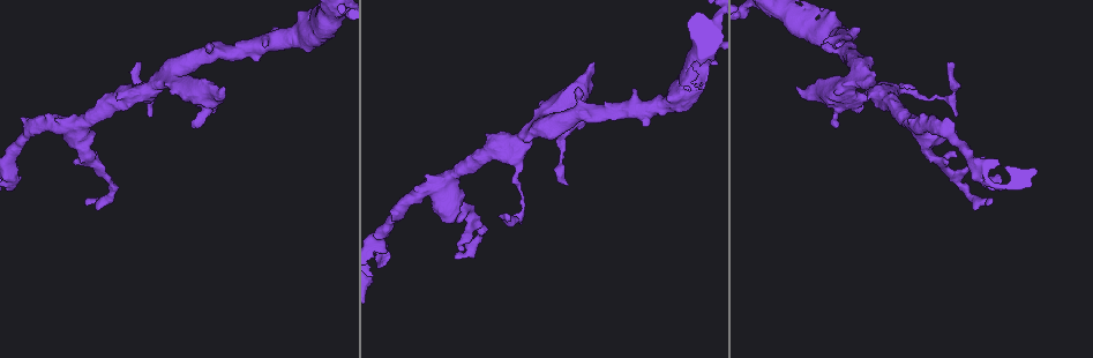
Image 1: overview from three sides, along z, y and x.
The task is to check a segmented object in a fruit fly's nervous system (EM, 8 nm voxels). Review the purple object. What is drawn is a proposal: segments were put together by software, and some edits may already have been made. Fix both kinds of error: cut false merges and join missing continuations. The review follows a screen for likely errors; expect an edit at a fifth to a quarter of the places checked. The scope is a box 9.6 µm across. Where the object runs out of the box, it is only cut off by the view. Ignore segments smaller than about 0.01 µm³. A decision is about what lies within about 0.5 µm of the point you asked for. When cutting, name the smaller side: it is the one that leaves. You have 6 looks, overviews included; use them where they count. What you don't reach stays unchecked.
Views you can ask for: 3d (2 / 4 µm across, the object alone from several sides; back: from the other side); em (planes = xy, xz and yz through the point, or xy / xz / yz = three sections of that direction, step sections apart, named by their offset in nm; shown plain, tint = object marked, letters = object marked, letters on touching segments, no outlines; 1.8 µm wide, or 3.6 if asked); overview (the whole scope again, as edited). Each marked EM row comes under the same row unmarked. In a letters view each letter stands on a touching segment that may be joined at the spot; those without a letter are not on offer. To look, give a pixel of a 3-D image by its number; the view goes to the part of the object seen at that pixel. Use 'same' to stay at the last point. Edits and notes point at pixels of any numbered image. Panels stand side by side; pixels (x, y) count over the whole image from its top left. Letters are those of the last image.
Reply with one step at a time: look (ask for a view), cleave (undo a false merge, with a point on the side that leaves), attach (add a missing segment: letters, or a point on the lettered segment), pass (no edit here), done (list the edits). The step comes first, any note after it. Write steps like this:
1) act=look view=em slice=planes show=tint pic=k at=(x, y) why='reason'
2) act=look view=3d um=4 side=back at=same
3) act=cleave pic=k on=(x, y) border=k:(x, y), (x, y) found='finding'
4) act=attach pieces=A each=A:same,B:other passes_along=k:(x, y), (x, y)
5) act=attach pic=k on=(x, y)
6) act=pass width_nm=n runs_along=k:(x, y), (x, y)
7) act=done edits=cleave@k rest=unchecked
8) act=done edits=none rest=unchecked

act=look view=em um=3.6 slice=planes show=letters pic=1 at=(82, 139) why='abrupt turn'

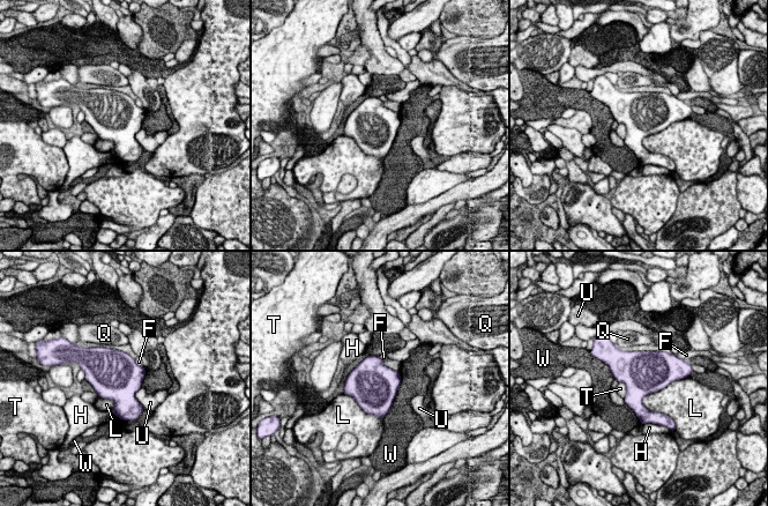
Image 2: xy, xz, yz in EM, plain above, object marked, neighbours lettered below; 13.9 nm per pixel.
act=pass each=F:other,H:other,L:other,Q:other,T:other,U:other,W:other border=2:(618, 381), (625, 385), (624, 399) found='all the same neuron'

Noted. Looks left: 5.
act=look view=3d um=2 pic=1 at=(826, 11) why='branch stops here'

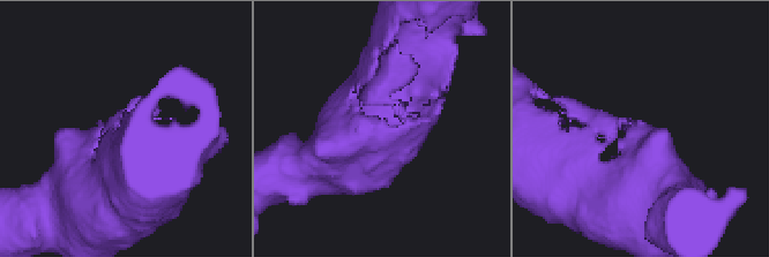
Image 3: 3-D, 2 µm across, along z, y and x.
act=look view=em slice=planes show=tint pic=3 at=(413, 131)

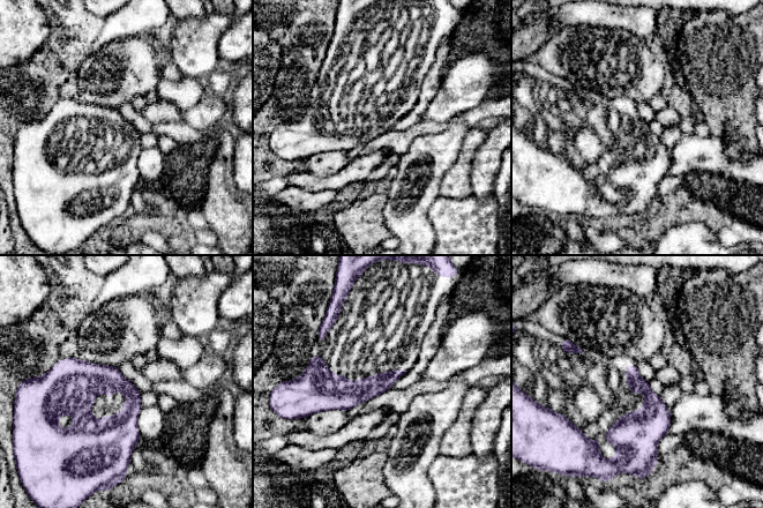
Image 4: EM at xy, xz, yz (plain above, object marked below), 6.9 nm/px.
act=look view=em slice=planes show=letters at=same

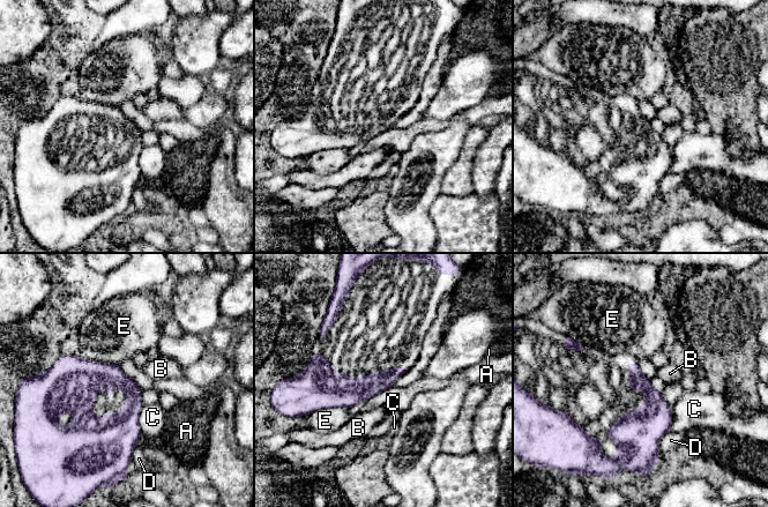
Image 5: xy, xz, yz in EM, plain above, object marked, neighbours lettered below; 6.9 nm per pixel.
act=pass each=A:other,B:other,C:other,D:other,E:other runs_along=5:(634, 364), (651, 394), (636, 452) found='none of them fits'

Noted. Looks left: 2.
act=look view=em slice=planes show=letters pic=1 at=(224, 87) why='branch stops here'

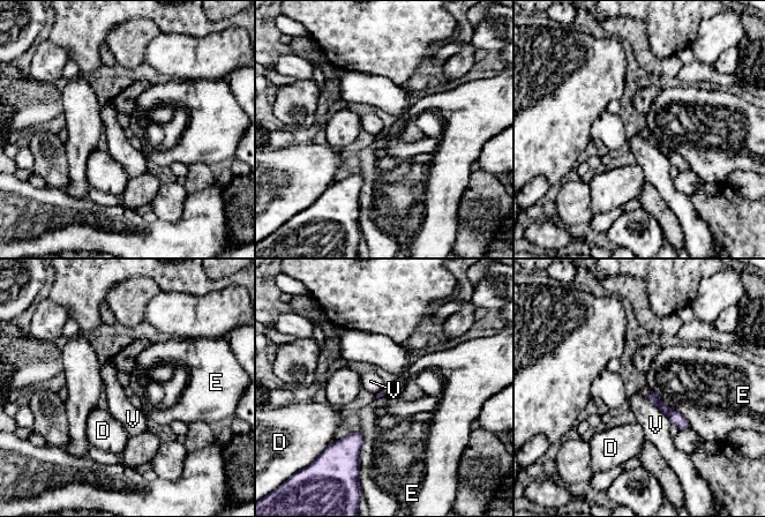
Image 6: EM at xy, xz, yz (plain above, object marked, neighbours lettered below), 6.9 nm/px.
act=pass each=D:other,E:other,V:other border=6:(644, 388), (645, 396), (672, 424) found='no lettered segment goes on from it'

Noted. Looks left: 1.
act=done edits=none rest=unchecked

